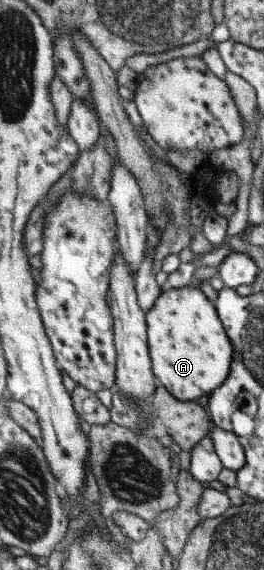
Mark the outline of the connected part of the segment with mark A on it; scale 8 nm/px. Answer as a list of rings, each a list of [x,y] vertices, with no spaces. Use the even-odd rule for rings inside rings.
[[[190,285],[178,288],[167,287],[154,299],[152,307],[146,313],[147,346],[156,384],[180,401],[197,401],[202,395],[210,395],[228,375],[228,365],[232,361],[232,347],[228,343],[227,333],[218,320],[213,302],[199,290]]]

